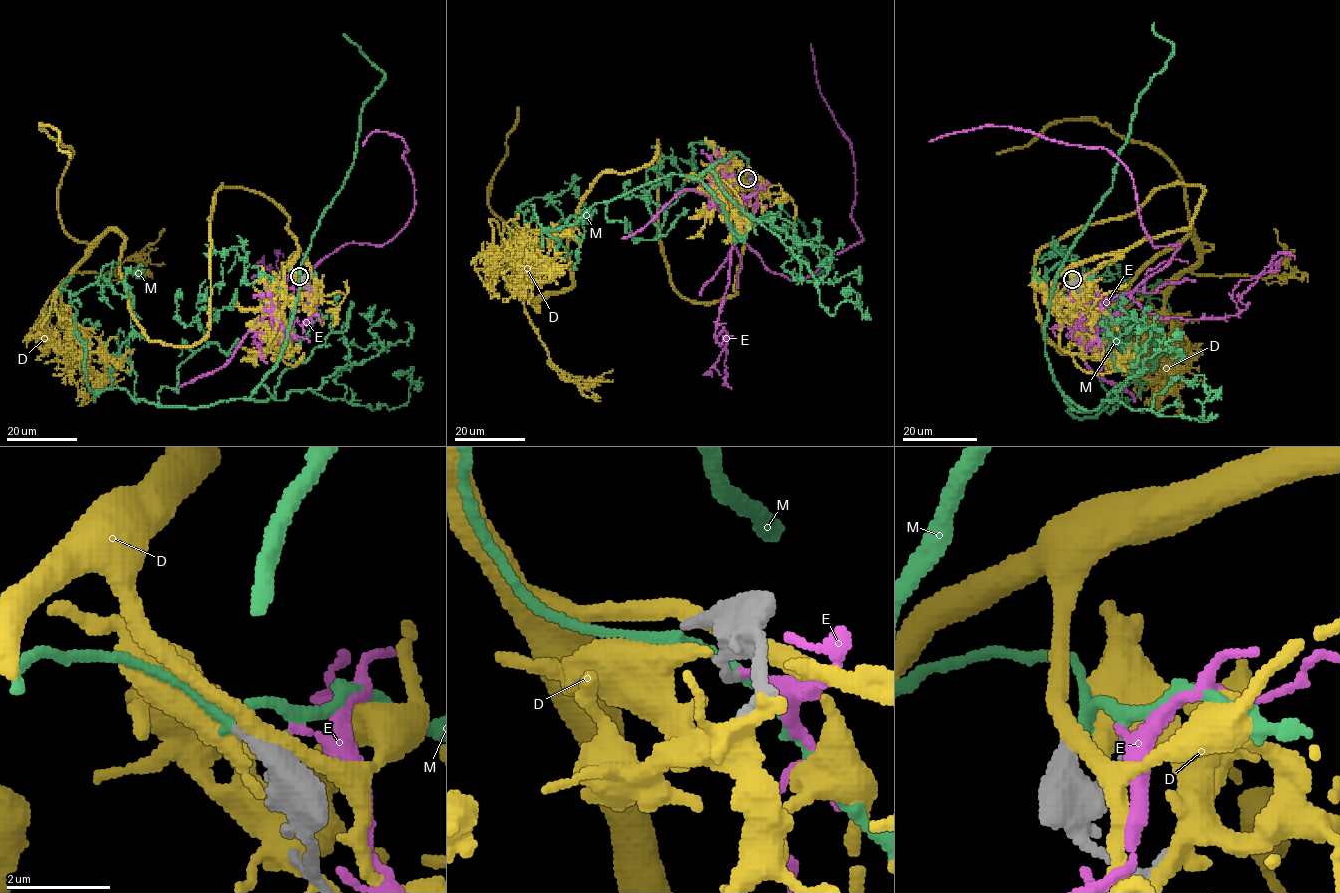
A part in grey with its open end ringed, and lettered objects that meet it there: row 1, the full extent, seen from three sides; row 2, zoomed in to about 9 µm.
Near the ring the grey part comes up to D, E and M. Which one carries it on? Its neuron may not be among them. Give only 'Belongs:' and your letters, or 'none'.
Belongs: M

